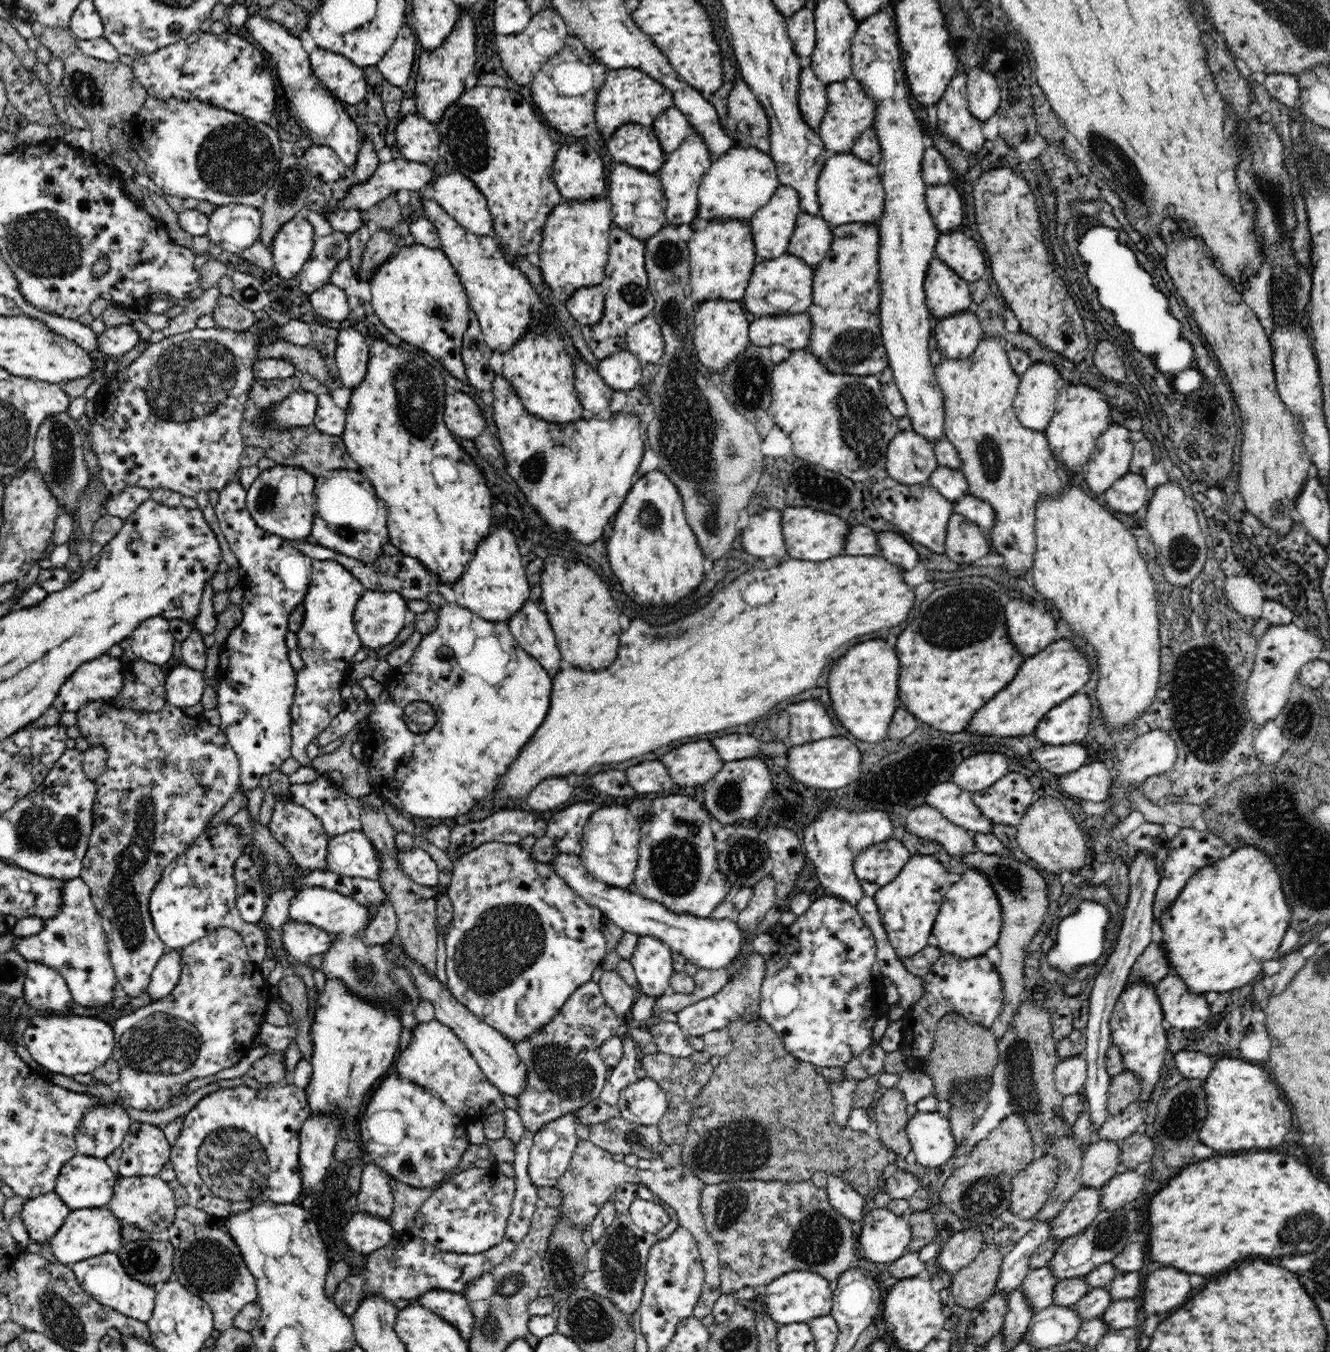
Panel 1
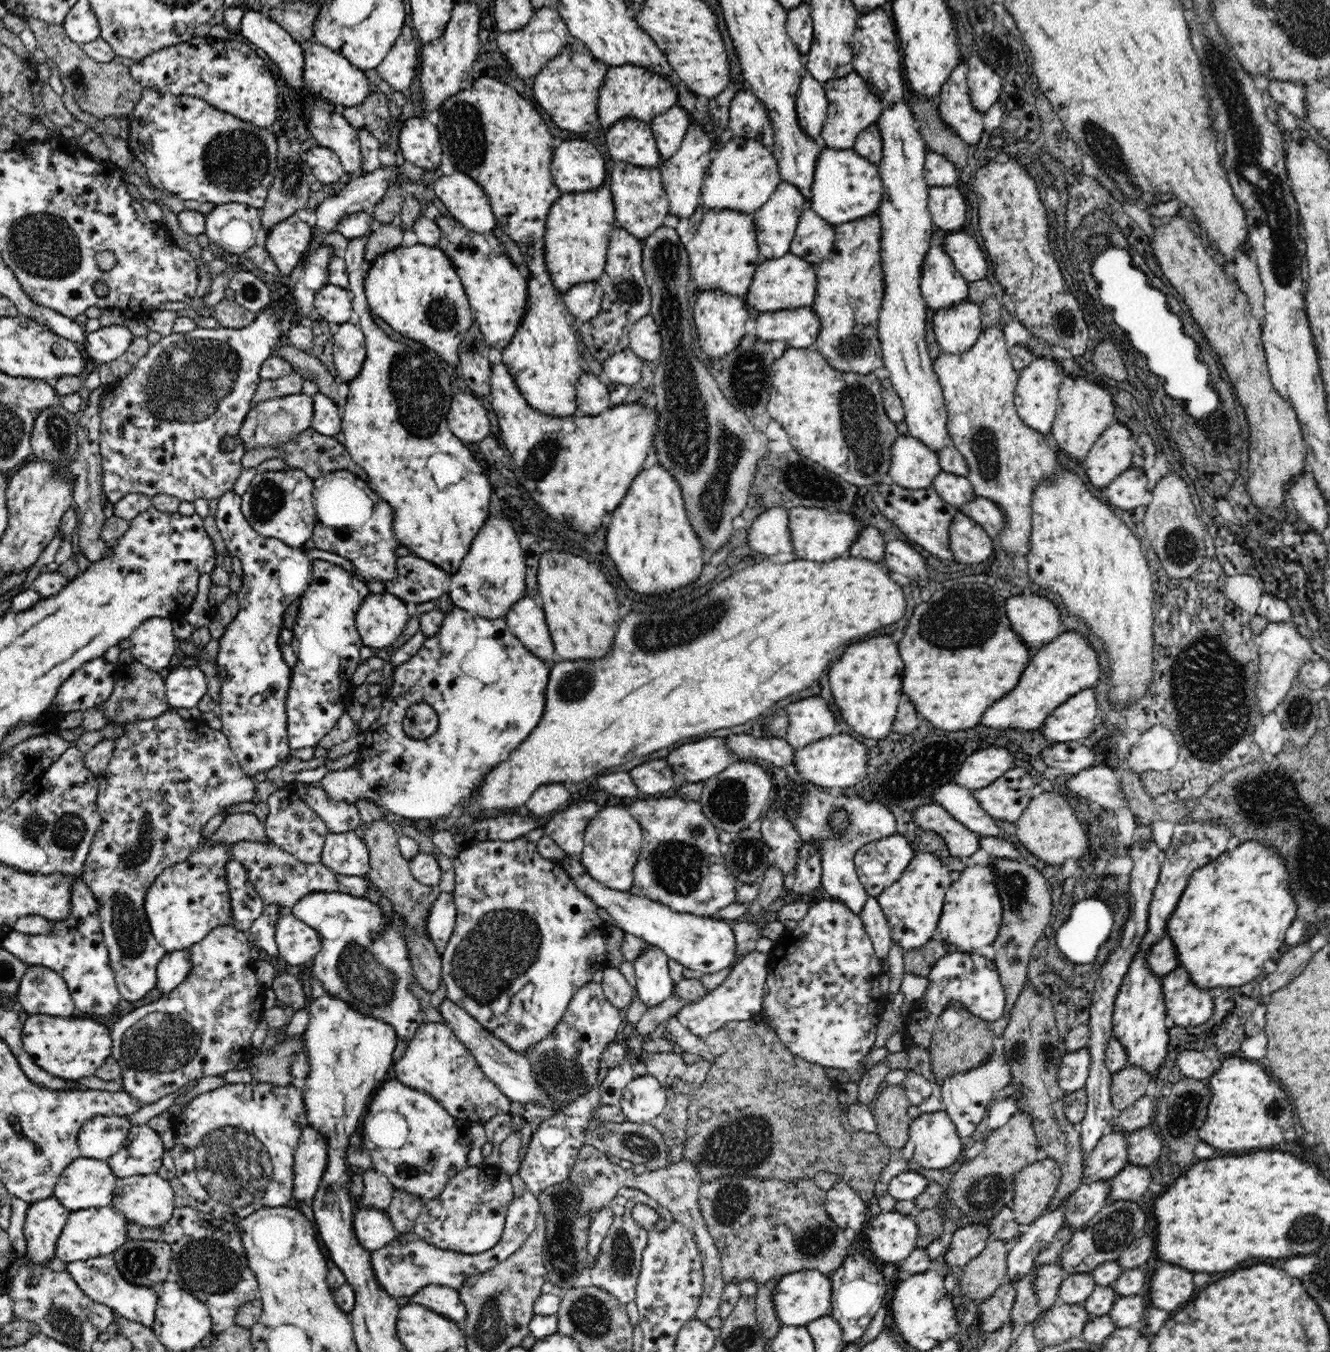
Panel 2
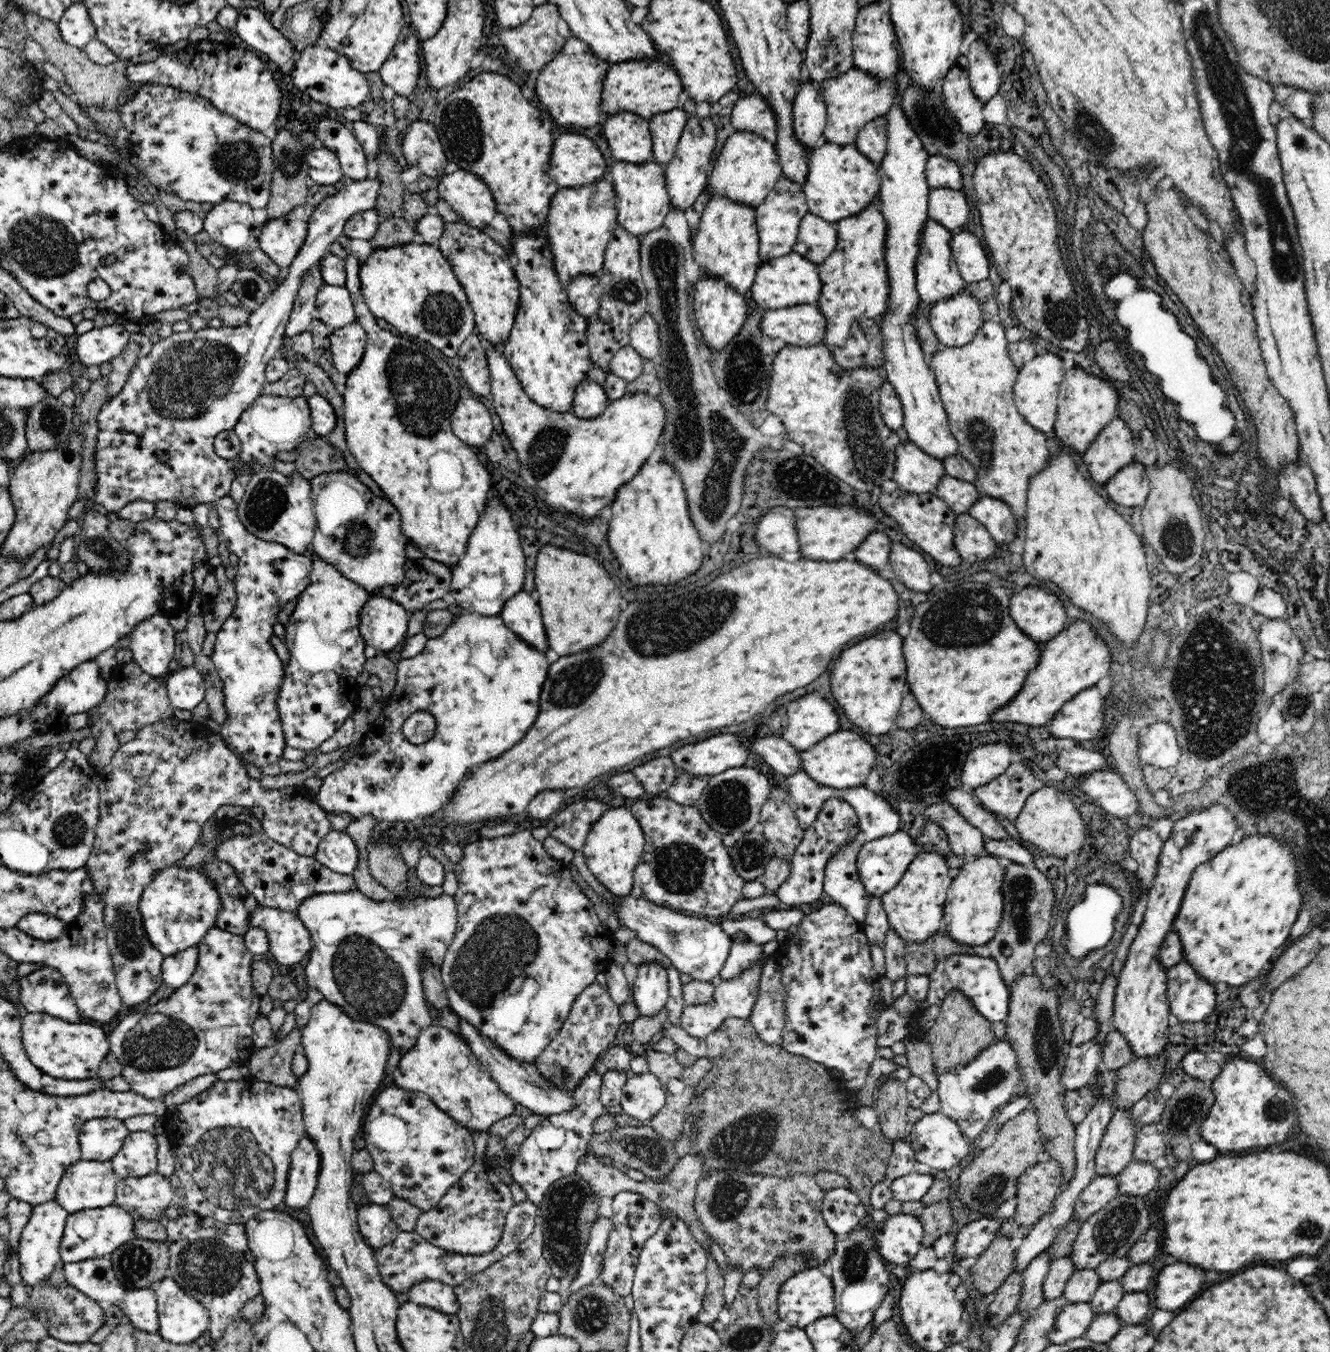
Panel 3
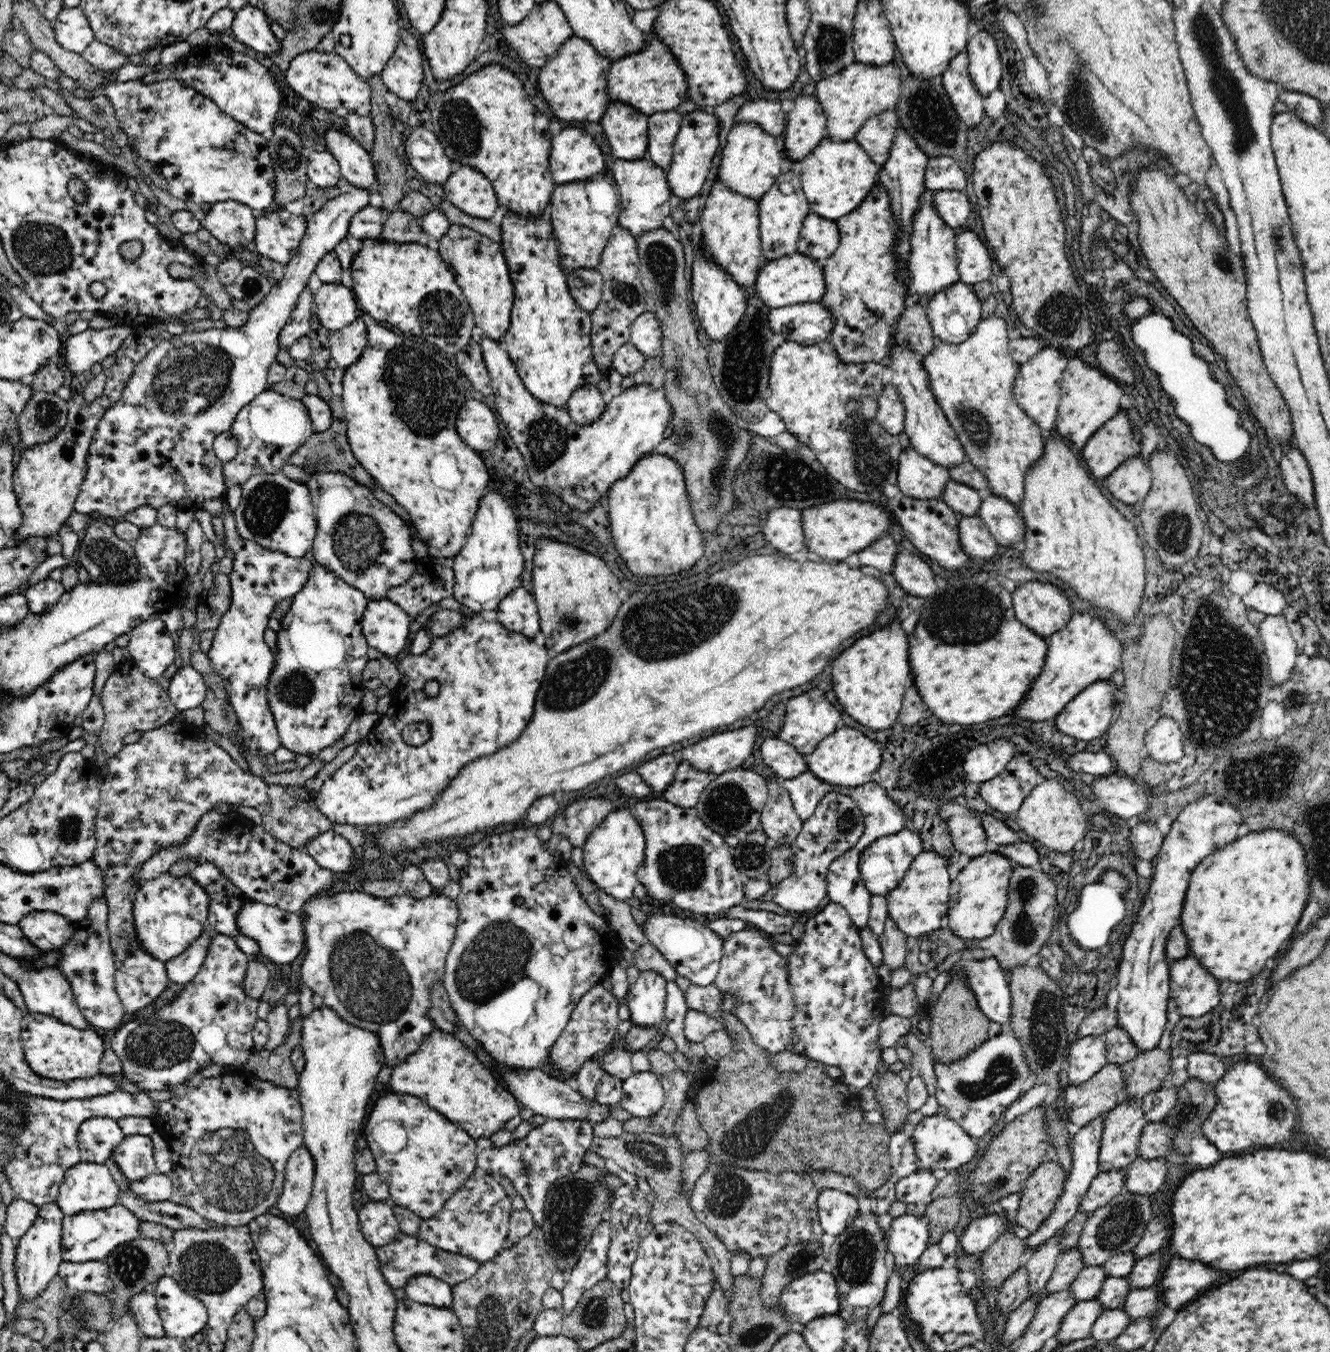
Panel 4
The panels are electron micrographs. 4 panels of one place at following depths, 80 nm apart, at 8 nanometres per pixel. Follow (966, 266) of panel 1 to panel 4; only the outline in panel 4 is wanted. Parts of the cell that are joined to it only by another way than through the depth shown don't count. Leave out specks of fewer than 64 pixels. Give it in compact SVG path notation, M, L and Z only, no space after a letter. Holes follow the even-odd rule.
M969 229L959 231L956 242L959 279L978 284L992 274L992 256L980 236Z

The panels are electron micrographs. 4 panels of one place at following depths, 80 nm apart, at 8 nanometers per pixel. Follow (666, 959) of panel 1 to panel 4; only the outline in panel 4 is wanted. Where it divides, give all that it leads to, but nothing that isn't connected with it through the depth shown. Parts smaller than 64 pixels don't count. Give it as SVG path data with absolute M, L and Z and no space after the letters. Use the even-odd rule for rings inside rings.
M640 971L638 980L631 985L624 1002L628 1006L632 1025L663 1030L667 982L662 975L652 971Z

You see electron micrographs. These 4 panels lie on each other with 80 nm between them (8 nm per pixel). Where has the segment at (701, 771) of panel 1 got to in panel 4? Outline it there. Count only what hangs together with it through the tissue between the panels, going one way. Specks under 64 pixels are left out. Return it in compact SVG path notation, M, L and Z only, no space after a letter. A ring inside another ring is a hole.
M756 724L714 734L690 748L684 748L682 758L694 768L717 775L741 768L742 763L753 754L756 744Z

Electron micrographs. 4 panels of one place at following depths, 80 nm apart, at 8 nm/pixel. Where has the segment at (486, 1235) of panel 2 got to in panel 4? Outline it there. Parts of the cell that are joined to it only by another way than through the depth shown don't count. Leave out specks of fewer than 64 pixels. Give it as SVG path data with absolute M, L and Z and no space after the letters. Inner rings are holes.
M477 1168L472 1178L444 1204L444 1209L436 1217L421 1219L417 1236L441 1251L461 1254L484 1264L494 1260L504 1250L512 1212L511 1198L498 1179Z

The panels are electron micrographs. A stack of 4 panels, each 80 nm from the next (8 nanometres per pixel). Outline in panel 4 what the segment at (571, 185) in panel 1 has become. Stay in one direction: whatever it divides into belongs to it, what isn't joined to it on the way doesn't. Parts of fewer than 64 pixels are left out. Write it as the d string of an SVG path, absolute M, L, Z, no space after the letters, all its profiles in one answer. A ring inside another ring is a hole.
M565 126L551 138L549 171L560 185L590 179L606 170L604 153L584 128Z

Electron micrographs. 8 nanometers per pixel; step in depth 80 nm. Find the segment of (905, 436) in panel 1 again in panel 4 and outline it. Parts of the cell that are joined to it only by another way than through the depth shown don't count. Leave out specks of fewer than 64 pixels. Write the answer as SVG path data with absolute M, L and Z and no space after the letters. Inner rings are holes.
M912 447L903 449L897 472L897 486L913 499L943 500L943 492L951 480L949 470L933 464Z

